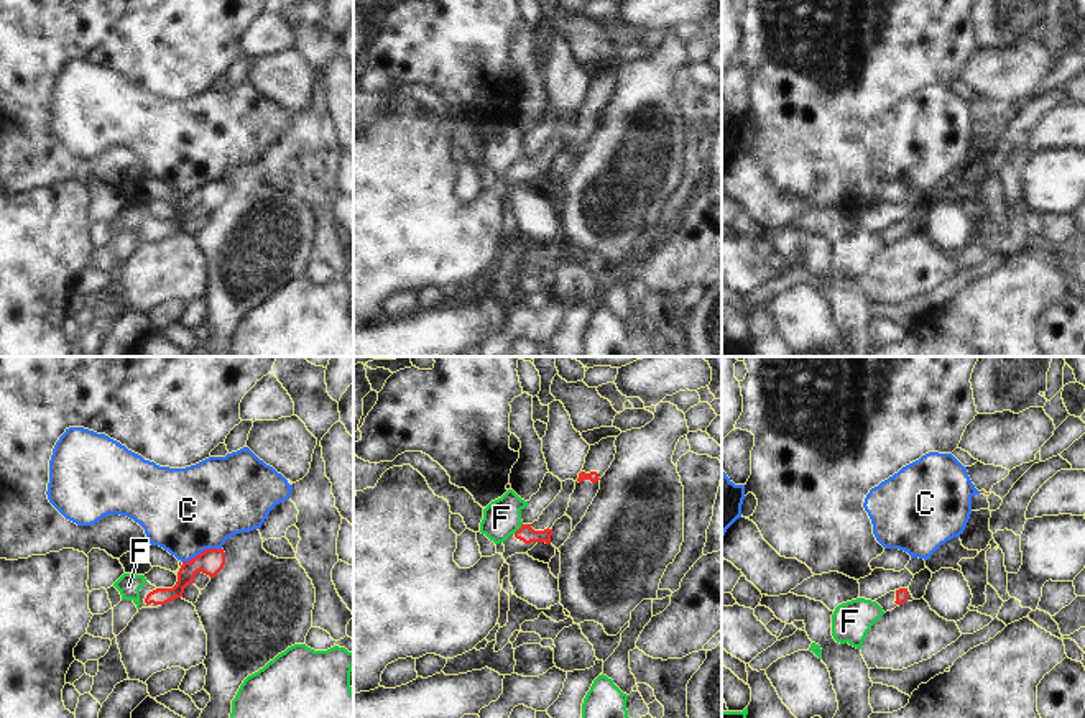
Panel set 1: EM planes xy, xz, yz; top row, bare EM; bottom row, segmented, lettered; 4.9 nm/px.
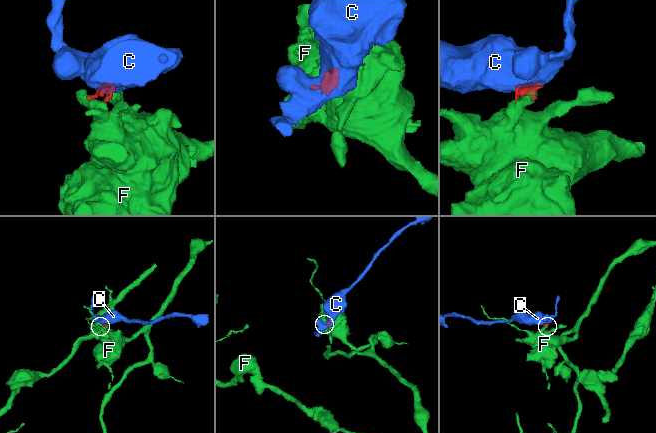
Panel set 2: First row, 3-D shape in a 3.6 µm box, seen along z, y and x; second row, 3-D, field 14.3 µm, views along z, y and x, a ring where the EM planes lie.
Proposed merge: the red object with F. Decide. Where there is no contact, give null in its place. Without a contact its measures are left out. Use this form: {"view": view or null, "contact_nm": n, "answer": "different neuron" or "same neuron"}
{"view": "xz", "contact_nm": 70, "answer": "different neuron"}

